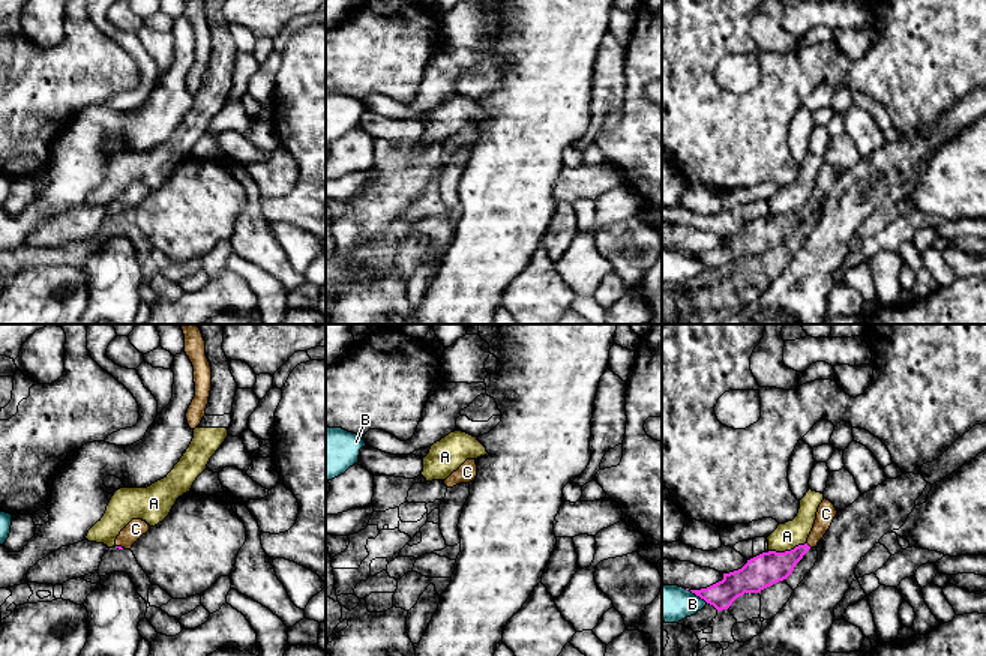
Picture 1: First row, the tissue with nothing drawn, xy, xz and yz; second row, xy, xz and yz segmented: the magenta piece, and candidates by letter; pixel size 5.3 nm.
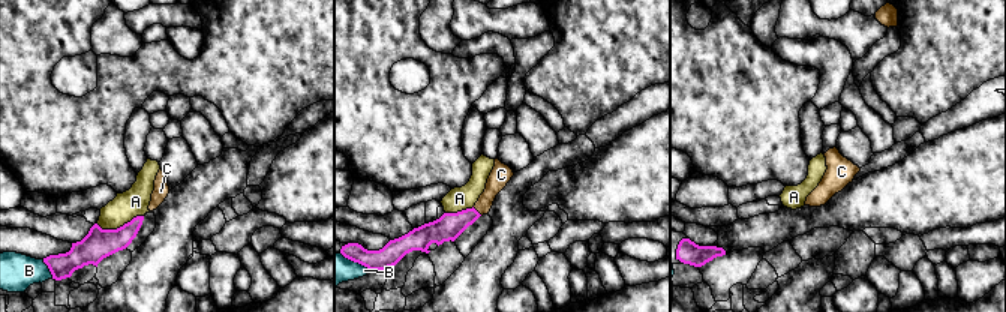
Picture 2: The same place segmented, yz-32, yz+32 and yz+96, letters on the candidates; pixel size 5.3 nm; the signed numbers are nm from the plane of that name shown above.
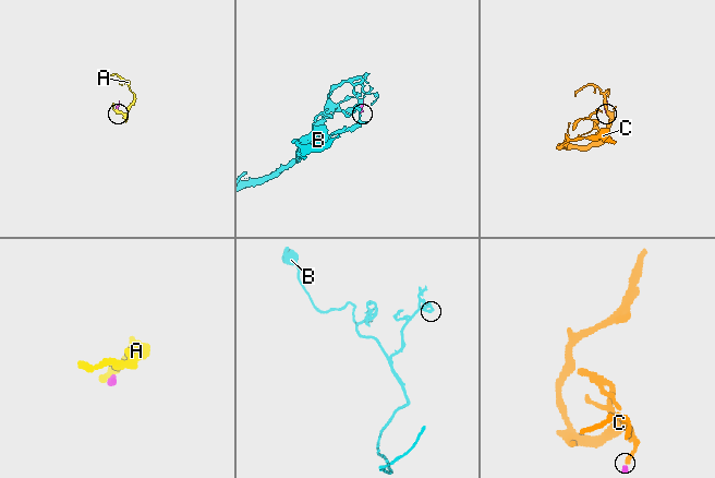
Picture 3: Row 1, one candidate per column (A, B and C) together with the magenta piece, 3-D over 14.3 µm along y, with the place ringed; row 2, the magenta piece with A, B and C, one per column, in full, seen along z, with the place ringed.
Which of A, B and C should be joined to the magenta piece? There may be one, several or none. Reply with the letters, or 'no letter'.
C

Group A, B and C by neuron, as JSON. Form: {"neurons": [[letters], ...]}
{"neurons": [["A"], ["B"], ["C"]]}

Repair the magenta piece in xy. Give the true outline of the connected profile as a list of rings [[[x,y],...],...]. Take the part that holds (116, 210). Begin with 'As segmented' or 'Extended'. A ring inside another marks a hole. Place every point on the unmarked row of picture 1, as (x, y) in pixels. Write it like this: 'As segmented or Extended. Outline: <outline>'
Extended. Outline: [[[132,183],[117,200],[116,212],[119,213],[131,213],[132,209],[147,195],[150,189],[143,183]]]

